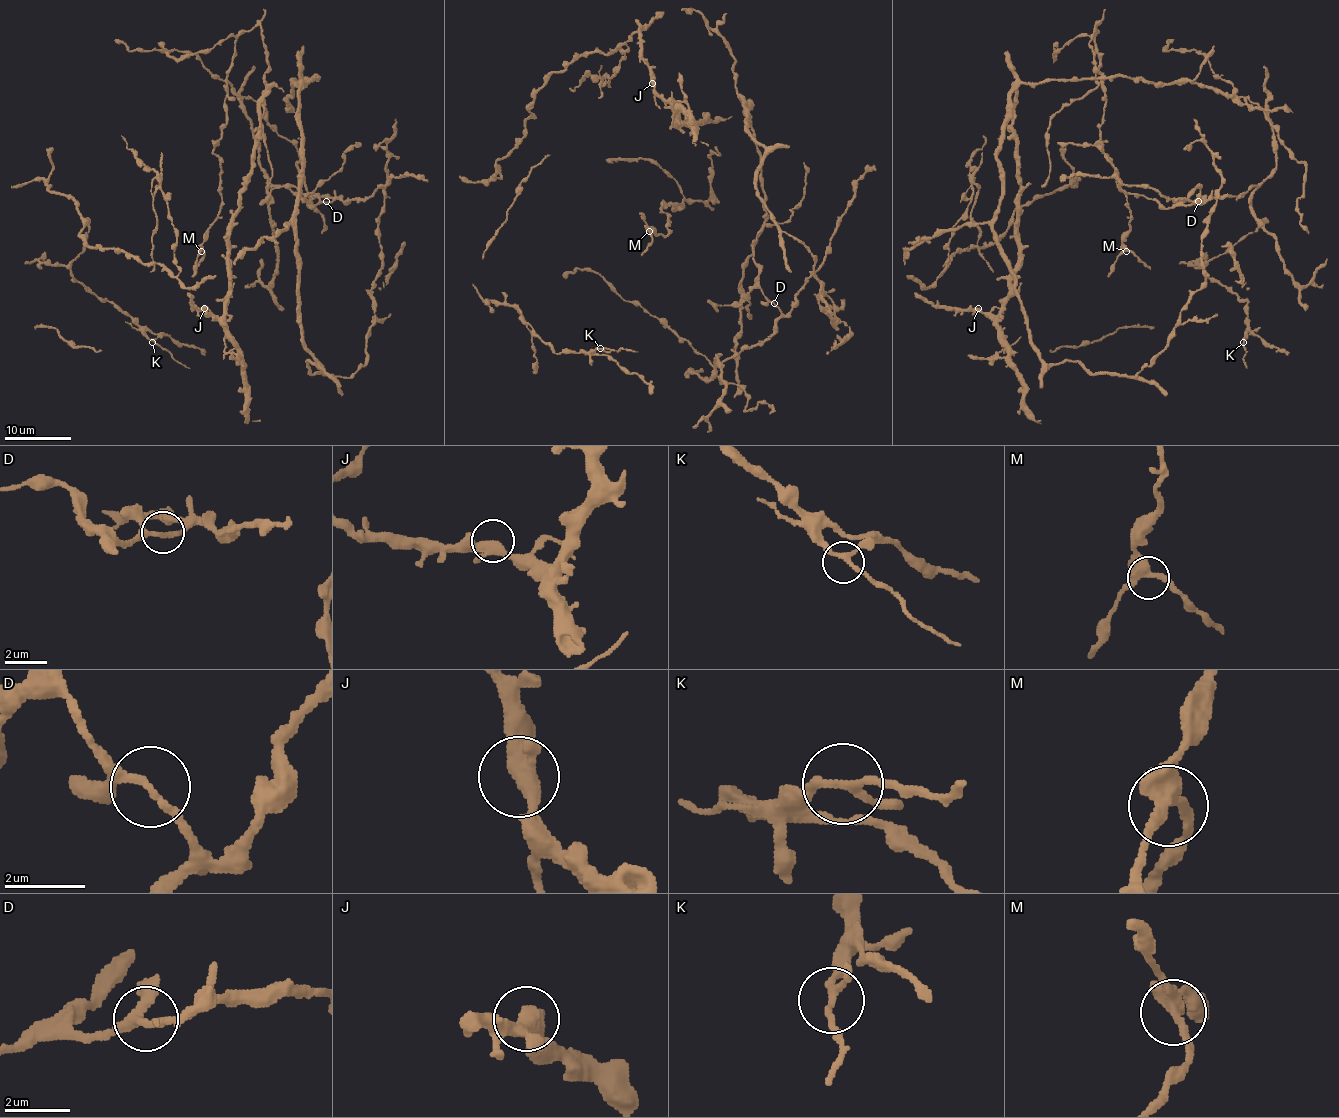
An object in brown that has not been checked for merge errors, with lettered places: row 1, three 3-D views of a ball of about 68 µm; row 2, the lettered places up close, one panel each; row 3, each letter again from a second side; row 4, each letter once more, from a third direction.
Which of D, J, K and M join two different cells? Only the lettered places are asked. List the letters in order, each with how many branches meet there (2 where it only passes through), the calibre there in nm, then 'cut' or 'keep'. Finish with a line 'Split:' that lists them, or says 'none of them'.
D: 3 branches meet; 180 nm thick; keep
J: 3 branches meet; 360 nm thick; keep
K: 3 branches meet; 180 nm thick; keep
M: 4 branches meet; 360 nm thick; keep
Split: none of them

